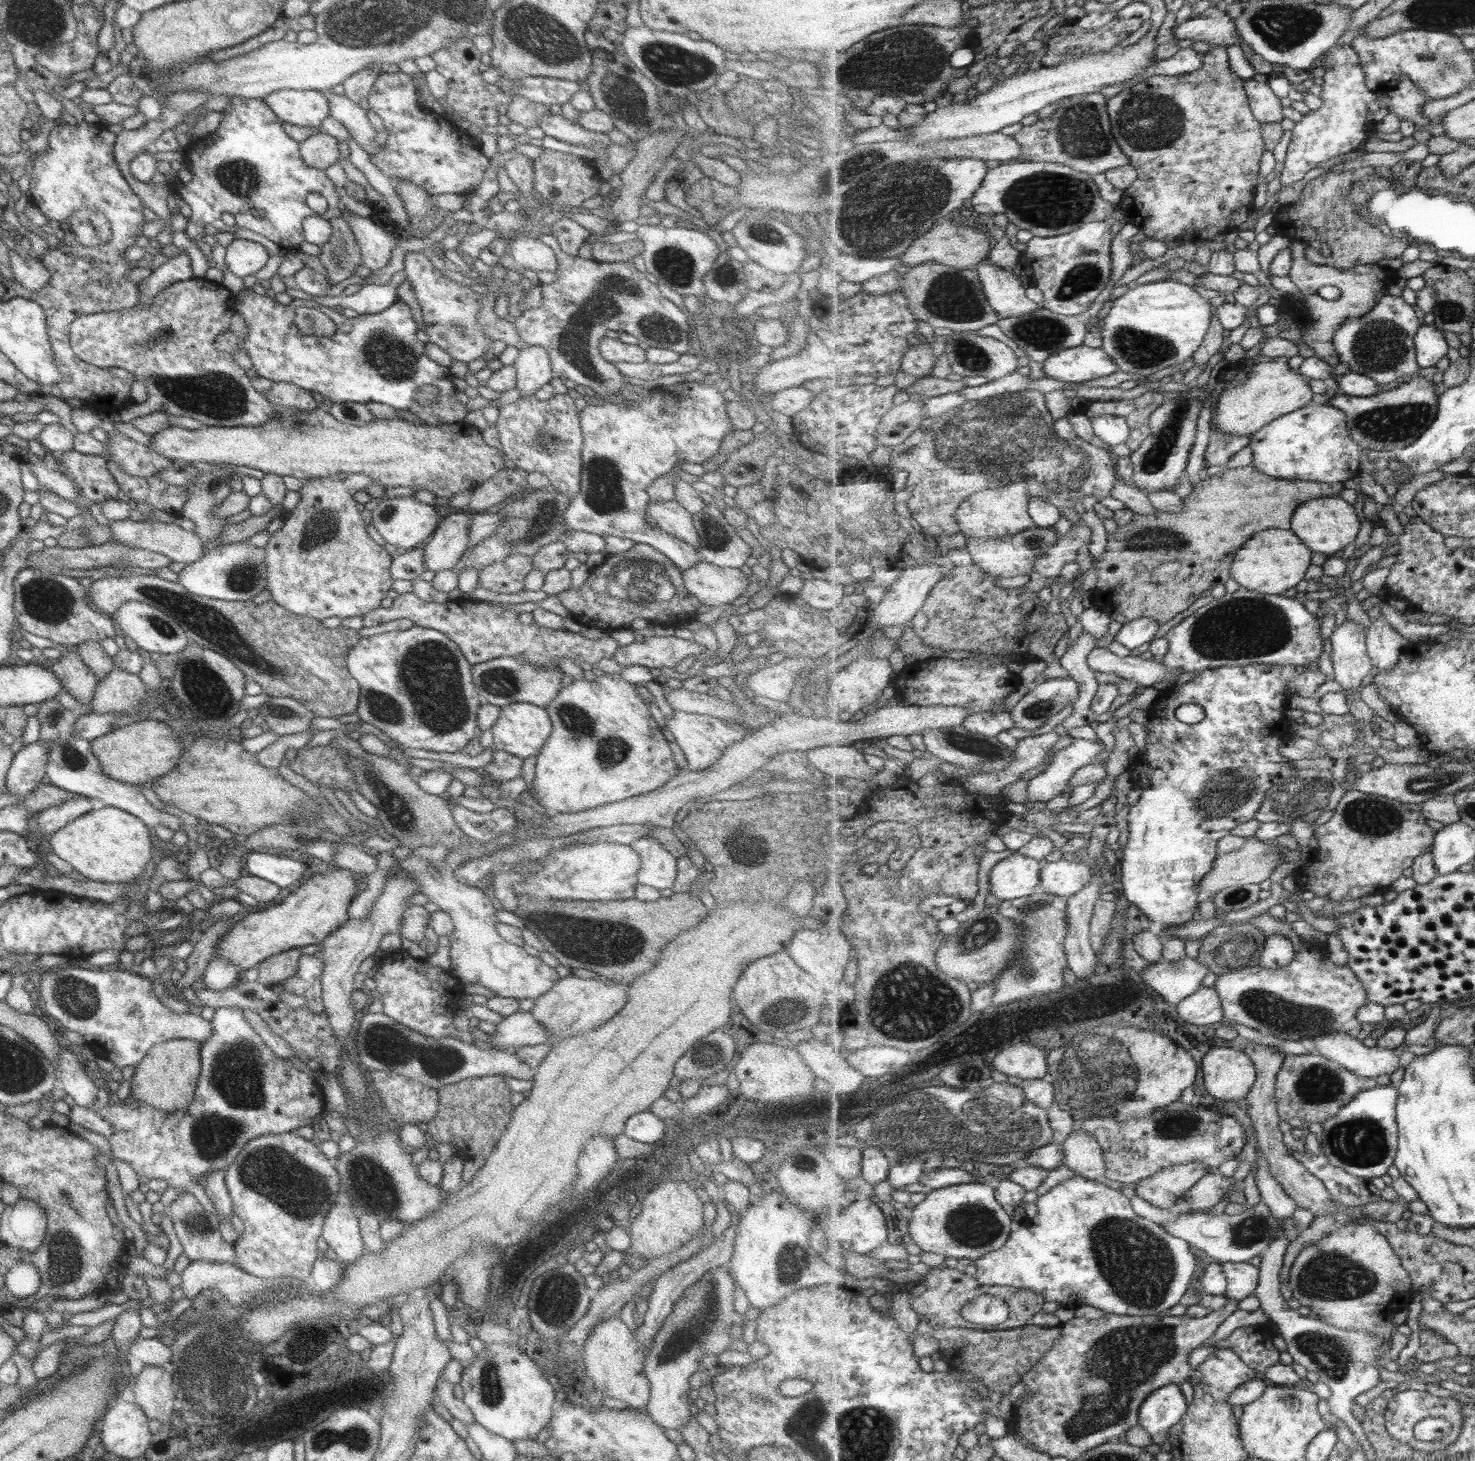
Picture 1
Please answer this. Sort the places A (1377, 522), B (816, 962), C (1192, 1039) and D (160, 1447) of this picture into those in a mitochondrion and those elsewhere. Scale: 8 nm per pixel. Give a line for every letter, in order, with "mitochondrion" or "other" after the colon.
A: other
B: other
C: other
D: other

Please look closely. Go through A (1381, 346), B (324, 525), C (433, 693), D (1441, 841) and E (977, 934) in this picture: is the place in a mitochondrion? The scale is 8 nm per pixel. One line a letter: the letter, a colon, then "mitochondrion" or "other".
A: mitochondrion
B: mitochondrion
C: mitochondrion
D: other
E: mitochondrion

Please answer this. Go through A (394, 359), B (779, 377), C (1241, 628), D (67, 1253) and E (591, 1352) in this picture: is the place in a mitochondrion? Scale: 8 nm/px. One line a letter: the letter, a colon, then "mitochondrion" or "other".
A: mitochondrion
B: other
C: mitochondrion
D: mitochondrion
E: other

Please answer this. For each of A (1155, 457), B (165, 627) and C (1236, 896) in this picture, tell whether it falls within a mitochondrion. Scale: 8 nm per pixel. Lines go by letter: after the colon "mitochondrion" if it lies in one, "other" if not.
A: mitochondrion
B: mitochondrion
C: mitochondrion

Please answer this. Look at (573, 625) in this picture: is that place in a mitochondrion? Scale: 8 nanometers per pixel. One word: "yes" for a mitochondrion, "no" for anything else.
no

